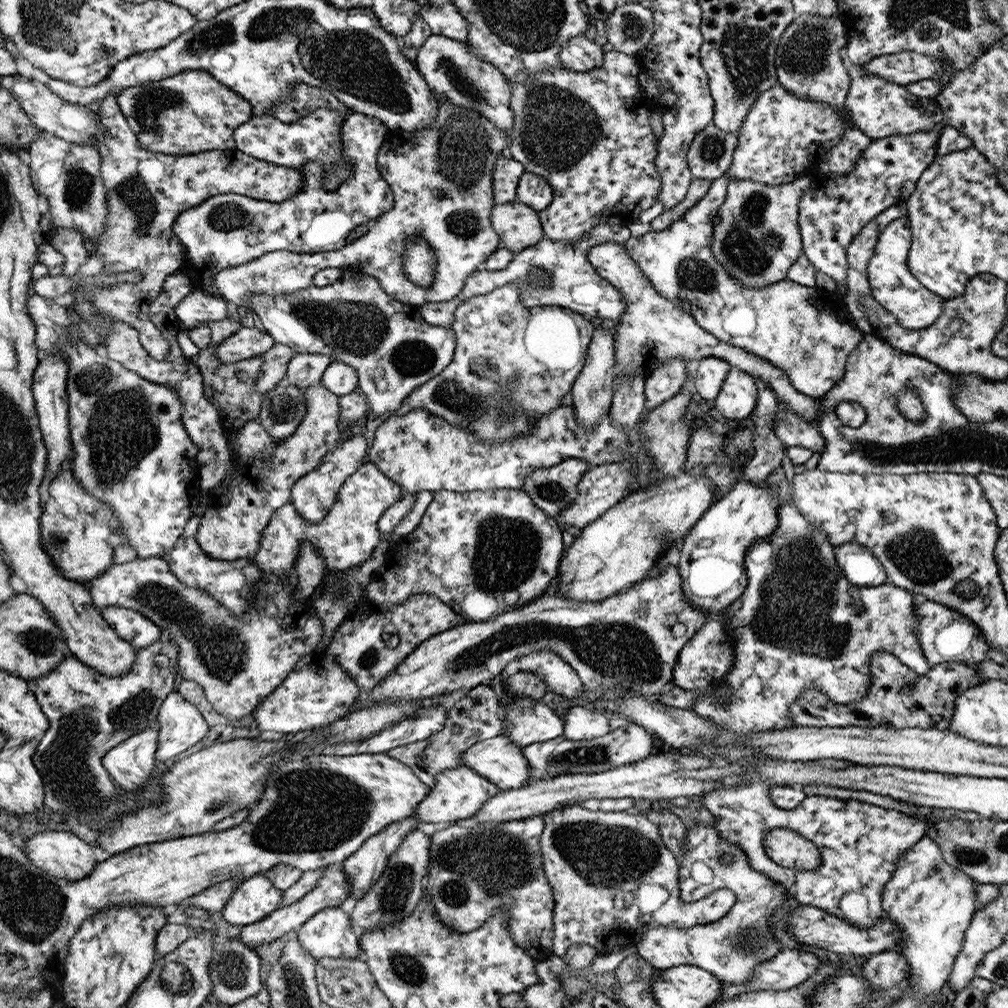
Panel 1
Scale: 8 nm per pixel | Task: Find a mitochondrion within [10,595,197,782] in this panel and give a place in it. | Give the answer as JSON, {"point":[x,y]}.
{"point":[40,642]}

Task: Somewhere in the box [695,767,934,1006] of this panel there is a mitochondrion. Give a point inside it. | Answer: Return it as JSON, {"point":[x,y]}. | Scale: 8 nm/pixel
{"point":[748,940]}

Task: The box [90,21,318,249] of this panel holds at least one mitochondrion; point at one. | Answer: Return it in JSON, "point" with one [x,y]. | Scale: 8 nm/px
{"point":[154,109]}

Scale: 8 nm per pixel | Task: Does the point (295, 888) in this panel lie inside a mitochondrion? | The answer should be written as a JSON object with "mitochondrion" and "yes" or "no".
{"mitochondrion":"no"}

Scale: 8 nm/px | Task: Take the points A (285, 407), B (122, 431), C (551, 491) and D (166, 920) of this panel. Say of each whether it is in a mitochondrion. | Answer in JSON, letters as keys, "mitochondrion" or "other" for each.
{"A":"mitochondrion","B":"mitochondrion","C":"mitochondrion","D":"other"}

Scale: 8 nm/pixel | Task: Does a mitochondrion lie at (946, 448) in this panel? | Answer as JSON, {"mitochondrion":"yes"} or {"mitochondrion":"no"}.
{"mitochondrion":"yes"}

